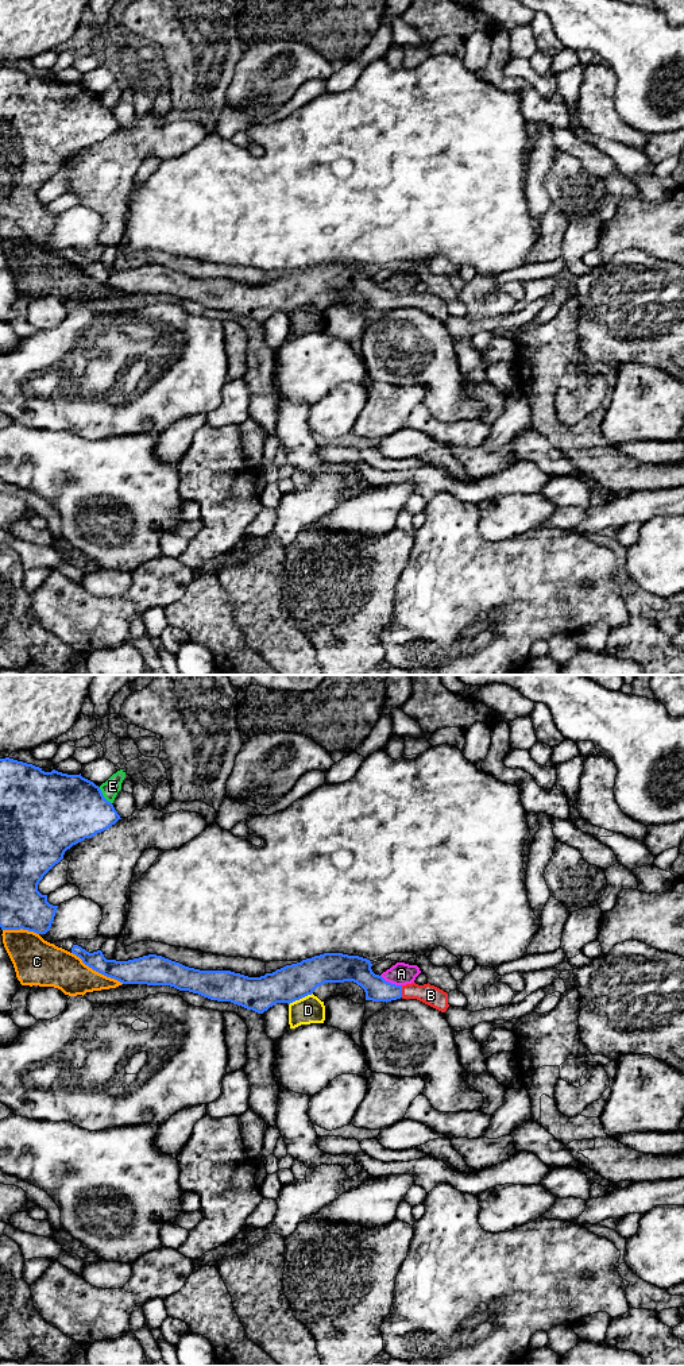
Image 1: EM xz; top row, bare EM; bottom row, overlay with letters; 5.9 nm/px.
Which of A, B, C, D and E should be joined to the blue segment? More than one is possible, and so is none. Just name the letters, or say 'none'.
B

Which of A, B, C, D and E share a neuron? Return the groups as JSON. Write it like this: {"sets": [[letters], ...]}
{"sets": [["A", "C"], ["B"], ["D"], ["E"]]}

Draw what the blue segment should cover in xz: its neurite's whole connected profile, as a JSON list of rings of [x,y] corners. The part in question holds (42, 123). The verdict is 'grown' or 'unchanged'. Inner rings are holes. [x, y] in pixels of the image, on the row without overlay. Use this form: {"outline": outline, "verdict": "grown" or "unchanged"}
{"outline": [[[9,66],[0,67],[0,236],[1,239],[28,239],[36,243],[46,243],[54,229],[58,215],[53,215],[47,211],[47,204],[42,204],[38,200],[38,193],[43,185],[62,167],[67,158],[73,154],[84,150],[85,147],[92,147],[97,142],[101,142],[115,134],[120,127],[113,113],[108,111],[100,96],[93,90],[85,88],[80,84],[67,84],[53,78],[51,81],[45,81],[42,77],[23,70],[18,70]]], "verdict": "unchanged"}

